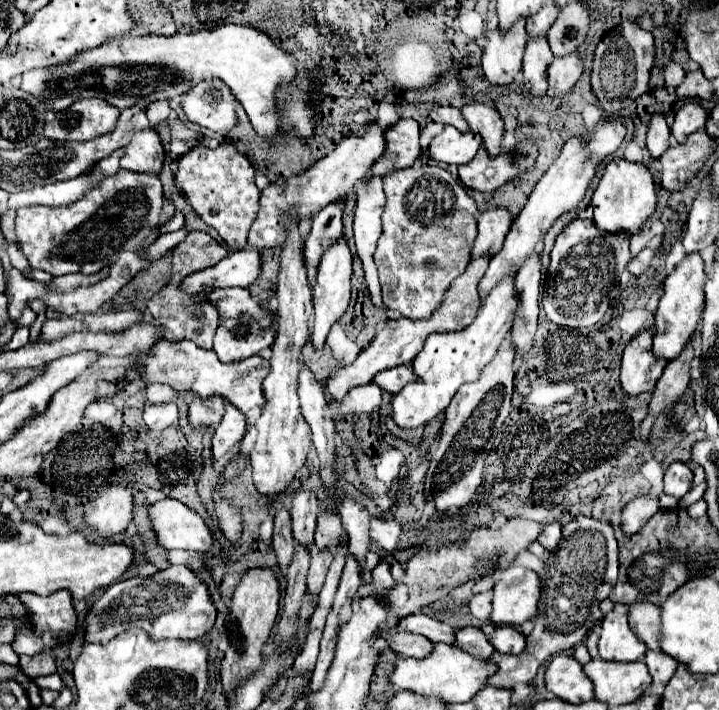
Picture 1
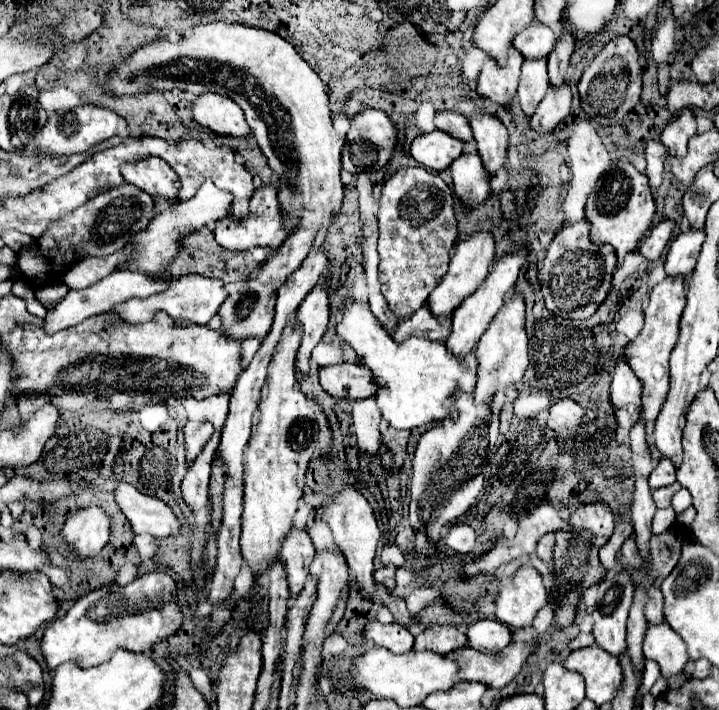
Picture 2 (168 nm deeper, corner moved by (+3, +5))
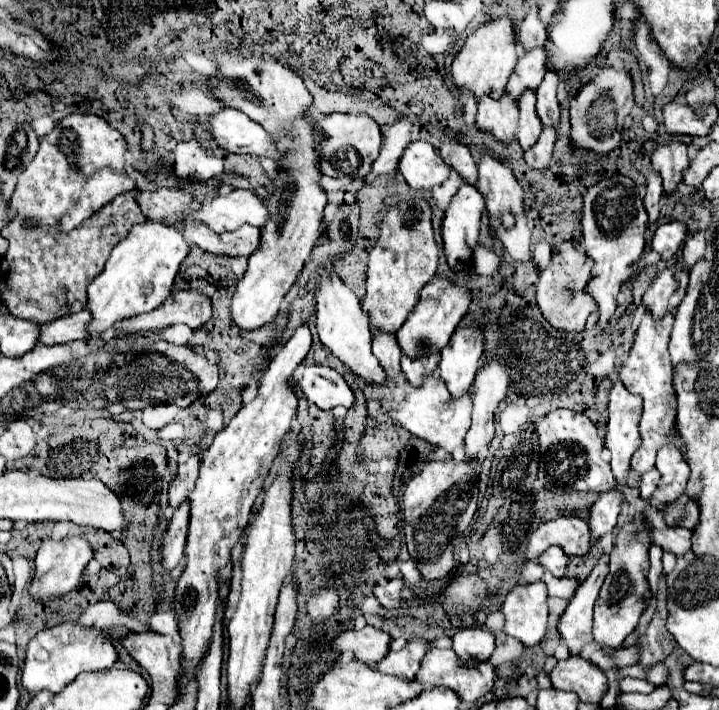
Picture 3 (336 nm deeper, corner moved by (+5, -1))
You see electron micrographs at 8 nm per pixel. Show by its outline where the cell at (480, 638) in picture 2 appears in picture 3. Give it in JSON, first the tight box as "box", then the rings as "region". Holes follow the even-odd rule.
{"box":[452,628,494,664],"region":[[[464,628],[452,636],[452,650],[462,664],[486,662],[494,650],[494,636],[484,628]]]}

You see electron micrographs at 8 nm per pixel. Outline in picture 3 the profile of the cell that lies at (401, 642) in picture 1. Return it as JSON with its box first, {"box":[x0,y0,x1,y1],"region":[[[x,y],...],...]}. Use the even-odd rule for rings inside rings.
{"box":[328,626,390,662],"region":[[[364,626],[360,630],[352,628],[352,630],[344,630],[340,632],[336,638],[332,638],[328,642],[328,646],[338,652],[352,652],[354,660],[358,662],[380,662],[382,656],[386,656],[388,646],[390,646],[390,636],[382,630],[376,630],[374,626]]]}

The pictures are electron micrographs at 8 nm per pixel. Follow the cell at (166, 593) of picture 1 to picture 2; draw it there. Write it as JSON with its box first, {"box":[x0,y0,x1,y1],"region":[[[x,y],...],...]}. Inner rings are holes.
{"box":[42,570,184,670],"region":[[[154,570],[126,586],[114,582],[78,598],[66,616],[46,628],[42,652],[50,670],[68,660],[78,660],[80,666],[88,668],[110,660],[116,648],[150,652],[156,642],[174,636],[182,628],[182,622],[184,614],[178,602],[176,582],[166,572]]]}

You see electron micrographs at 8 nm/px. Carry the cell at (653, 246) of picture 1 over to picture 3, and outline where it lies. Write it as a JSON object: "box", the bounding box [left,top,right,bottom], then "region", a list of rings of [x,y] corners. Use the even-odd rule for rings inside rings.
{"box":[652,220,688,260],"region":[[[674,220],[668,224],[658,226],[654,240],[652,240],[652,250],[656,250],[664,260],[672,260],[676,256],[676,252],[680,250],[680,246],[684,244],[688,234],[686,224]]]}

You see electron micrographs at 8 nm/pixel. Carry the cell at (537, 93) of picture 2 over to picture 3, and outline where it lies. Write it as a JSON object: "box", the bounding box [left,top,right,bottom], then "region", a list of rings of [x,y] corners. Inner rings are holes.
{"box":[516,90,542,152],"region":[[[528,90],[526,94],[522,94],[518,108],[520,108],[520,128],[518,128],[516,138],[522,146],[522,150],[526,152],[528,148],[532,148],[538,142],[538,136],[542,132],[542,126],[540,126],[538,116],[536,116],[536,96],[534,96],[534,92]]]}

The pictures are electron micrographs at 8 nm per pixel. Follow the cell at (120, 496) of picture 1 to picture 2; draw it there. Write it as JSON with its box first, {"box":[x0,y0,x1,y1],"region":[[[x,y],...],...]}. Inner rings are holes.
{"box":[62,506,110,558],"region":[[[100,506],[80,508],[66,520],[62,536],[76,548],[78,558],[92,558],[110,540],[110,516]]]}

